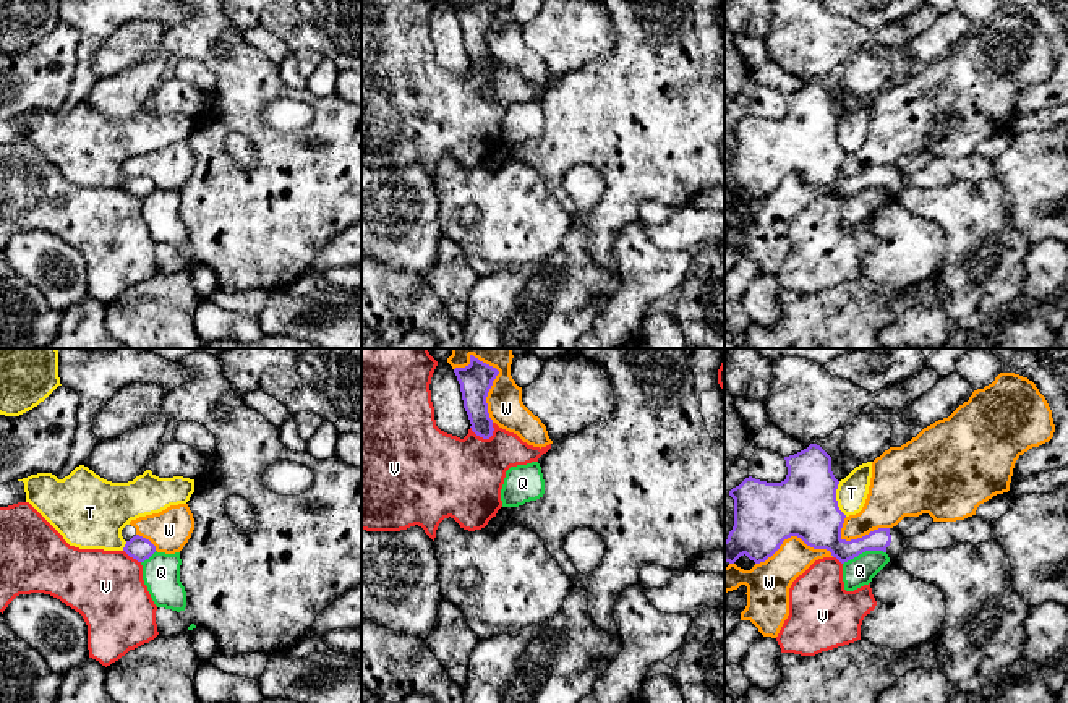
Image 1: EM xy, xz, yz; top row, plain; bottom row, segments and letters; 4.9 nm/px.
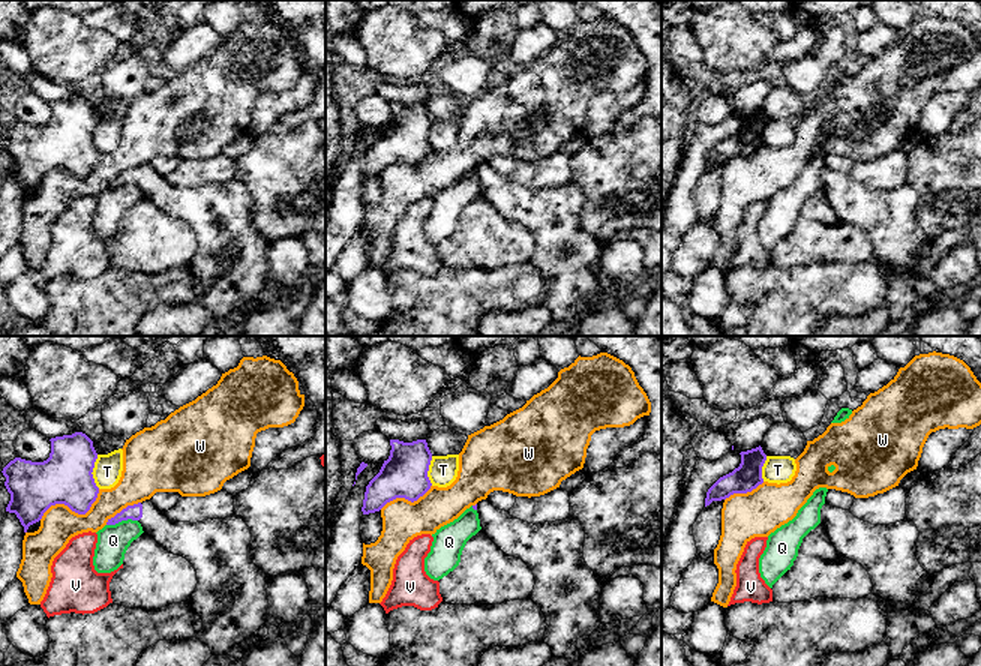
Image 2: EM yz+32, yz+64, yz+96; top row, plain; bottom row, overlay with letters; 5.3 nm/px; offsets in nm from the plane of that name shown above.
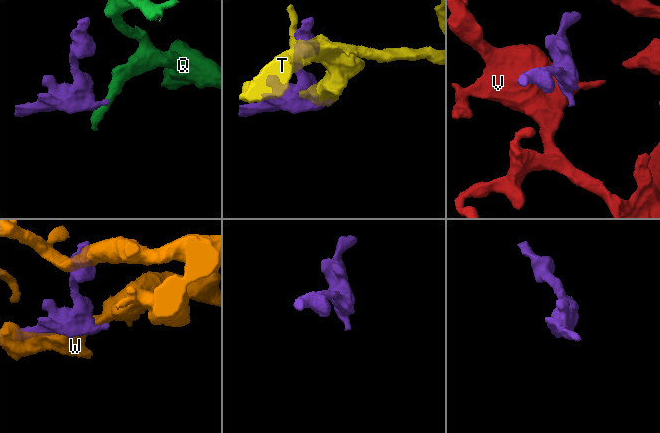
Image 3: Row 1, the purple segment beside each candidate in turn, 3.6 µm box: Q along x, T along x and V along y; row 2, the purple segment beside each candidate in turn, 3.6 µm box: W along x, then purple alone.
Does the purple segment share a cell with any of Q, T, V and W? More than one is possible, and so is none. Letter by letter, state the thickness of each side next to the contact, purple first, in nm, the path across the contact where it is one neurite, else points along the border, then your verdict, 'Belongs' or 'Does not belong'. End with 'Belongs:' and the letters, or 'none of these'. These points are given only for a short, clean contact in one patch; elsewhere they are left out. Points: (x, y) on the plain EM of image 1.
Q: Thickness 200 nm (purple) against 140 nm. Boundary: yz (885, 188), (862, 188), (843, 201). Does not belong
T: Thickness 320 nm (purple) against 150 nm. Does not belong
V: Thickness 130 nm (purple) against 400 nm. Does not belong
W: Thickness 320 nm (purple) against 190 nm. Does not belong
Belongs: none of these

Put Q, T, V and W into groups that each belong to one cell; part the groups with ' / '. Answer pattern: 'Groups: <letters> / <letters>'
Groups: Q / T / V / W

